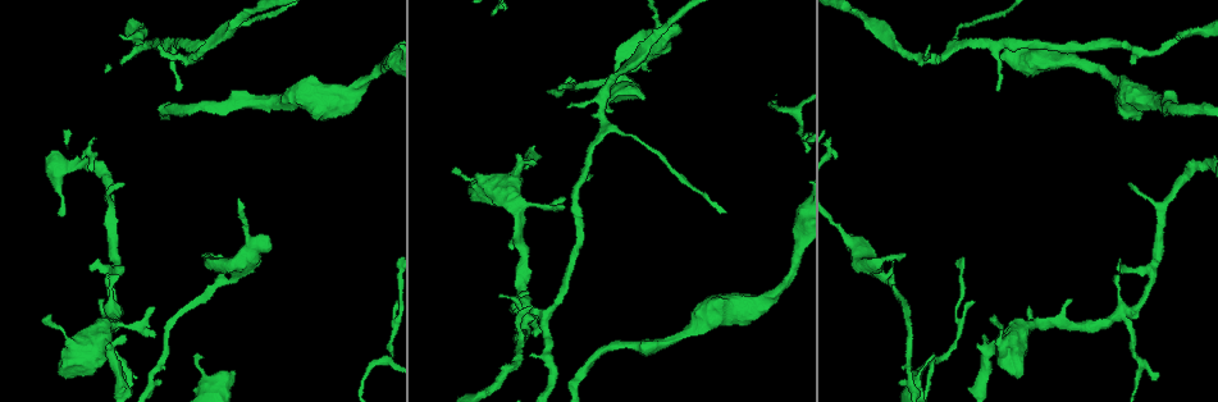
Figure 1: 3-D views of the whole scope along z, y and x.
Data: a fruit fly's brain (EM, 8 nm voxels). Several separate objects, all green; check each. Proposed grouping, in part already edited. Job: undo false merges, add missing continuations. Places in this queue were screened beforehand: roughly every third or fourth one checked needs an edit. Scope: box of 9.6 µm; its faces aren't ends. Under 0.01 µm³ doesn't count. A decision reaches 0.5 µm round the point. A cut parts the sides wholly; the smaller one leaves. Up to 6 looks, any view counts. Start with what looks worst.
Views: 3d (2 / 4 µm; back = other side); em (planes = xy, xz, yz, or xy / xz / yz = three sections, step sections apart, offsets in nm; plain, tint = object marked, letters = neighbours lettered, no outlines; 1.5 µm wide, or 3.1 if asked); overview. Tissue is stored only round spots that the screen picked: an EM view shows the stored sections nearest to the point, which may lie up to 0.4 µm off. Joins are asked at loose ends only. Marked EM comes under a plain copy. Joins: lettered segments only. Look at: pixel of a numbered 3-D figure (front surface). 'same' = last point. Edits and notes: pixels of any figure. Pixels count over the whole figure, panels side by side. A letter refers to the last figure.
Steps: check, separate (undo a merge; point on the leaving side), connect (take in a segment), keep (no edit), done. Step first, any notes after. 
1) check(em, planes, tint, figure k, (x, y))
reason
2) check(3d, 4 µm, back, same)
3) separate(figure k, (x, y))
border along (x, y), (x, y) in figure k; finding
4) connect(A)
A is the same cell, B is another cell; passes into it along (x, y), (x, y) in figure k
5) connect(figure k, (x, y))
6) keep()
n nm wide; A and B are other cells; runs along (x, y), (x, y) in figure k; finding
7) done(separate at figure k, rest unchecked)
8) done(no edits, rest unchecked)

check(em, xz, step 8, tint, figure 1, (524, 326))
abrupt turn

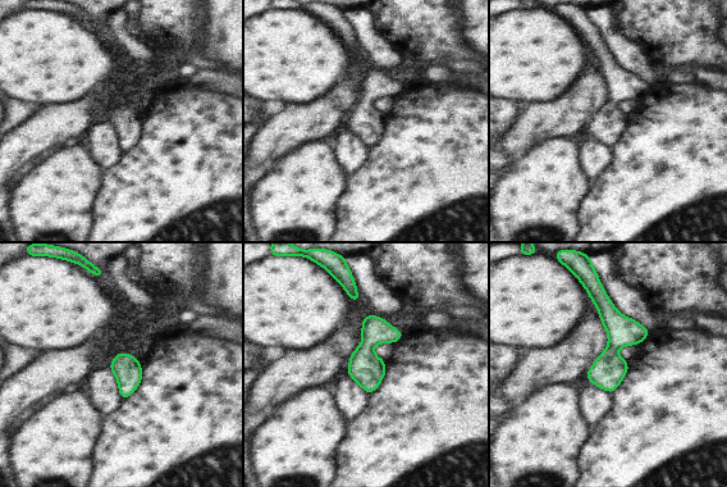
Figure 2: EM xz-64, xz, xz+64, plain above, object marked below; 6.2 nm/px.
check(em, xz, step 8, letters, same)
see the neighbours

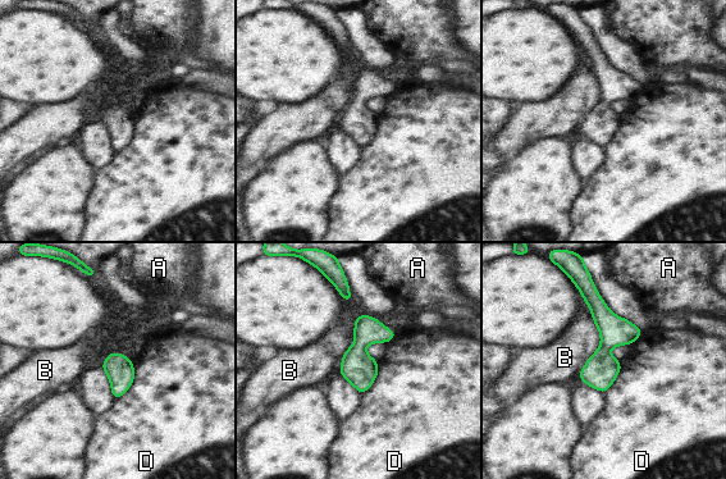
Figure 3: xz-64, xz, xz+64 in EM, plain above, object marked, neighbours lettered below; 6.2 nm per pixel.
keep()
180 nm wide; A, B and D are other cells; border along (593, 320), (601, 346), (578, 373) in figure 3; continuous, no second neuron

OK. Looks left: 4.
check(3d, 4 µm, figure 1, (236, 269))
four arms meet

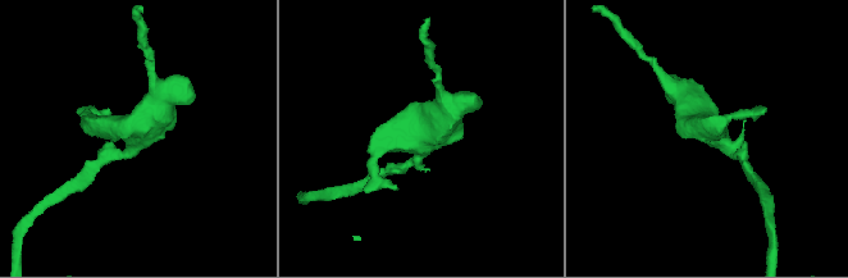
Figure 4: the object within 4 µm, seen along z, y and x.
check(em, xy, step 8, tint, figure 4, (135, 133))

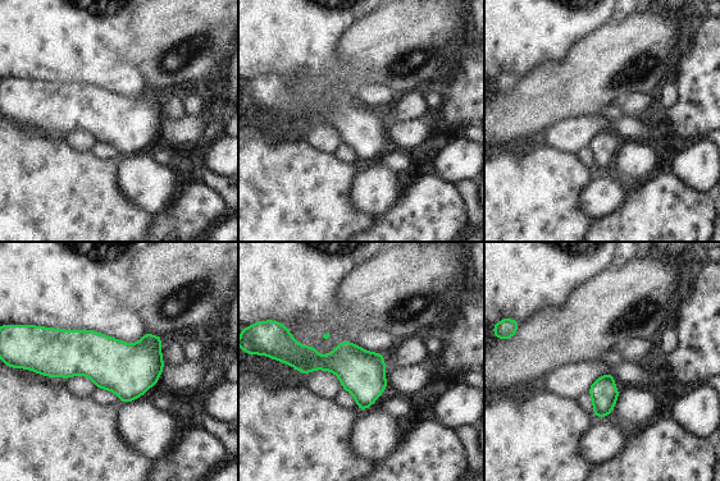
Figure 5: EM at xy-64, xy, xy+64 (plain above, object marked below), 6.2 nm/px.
check(em, yz, step 4, letters, same)

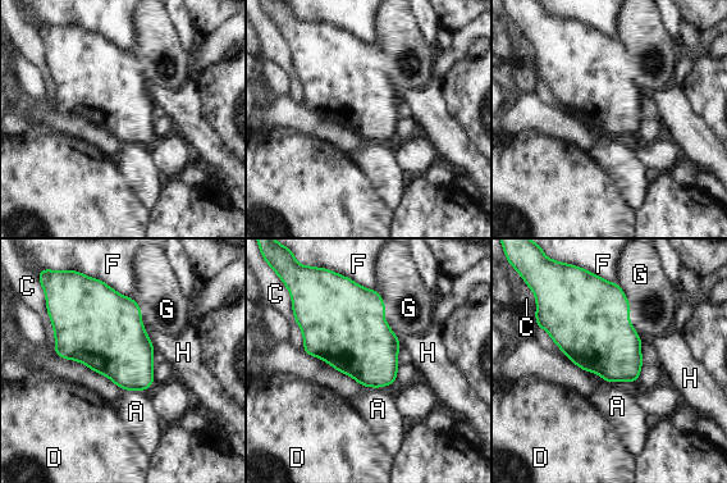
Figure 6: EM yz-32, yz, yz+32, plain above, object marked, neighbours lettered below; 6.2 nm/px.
keep()
A, C, D, F, G and H are other cells; border along (122, 388), (140, 392) in figure 6; one neuron here

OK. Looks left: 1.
done(no edits, rest unchecked)

